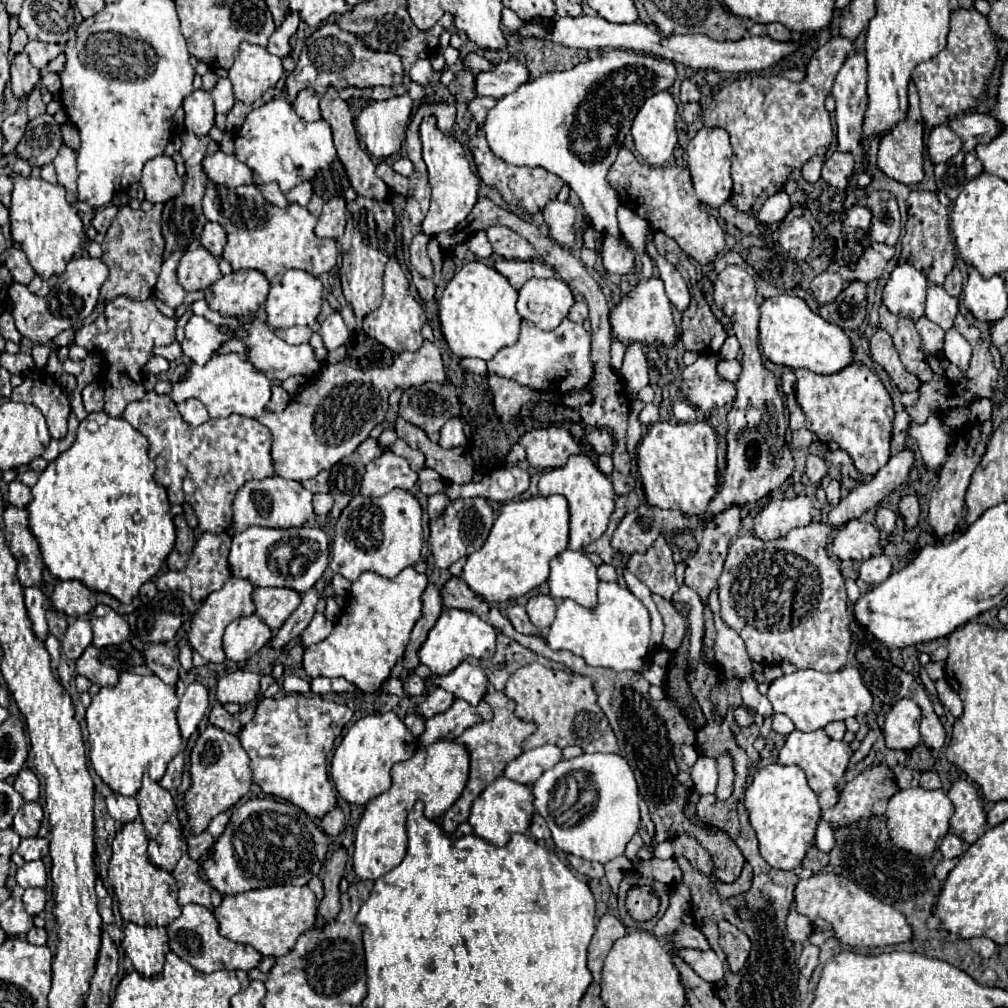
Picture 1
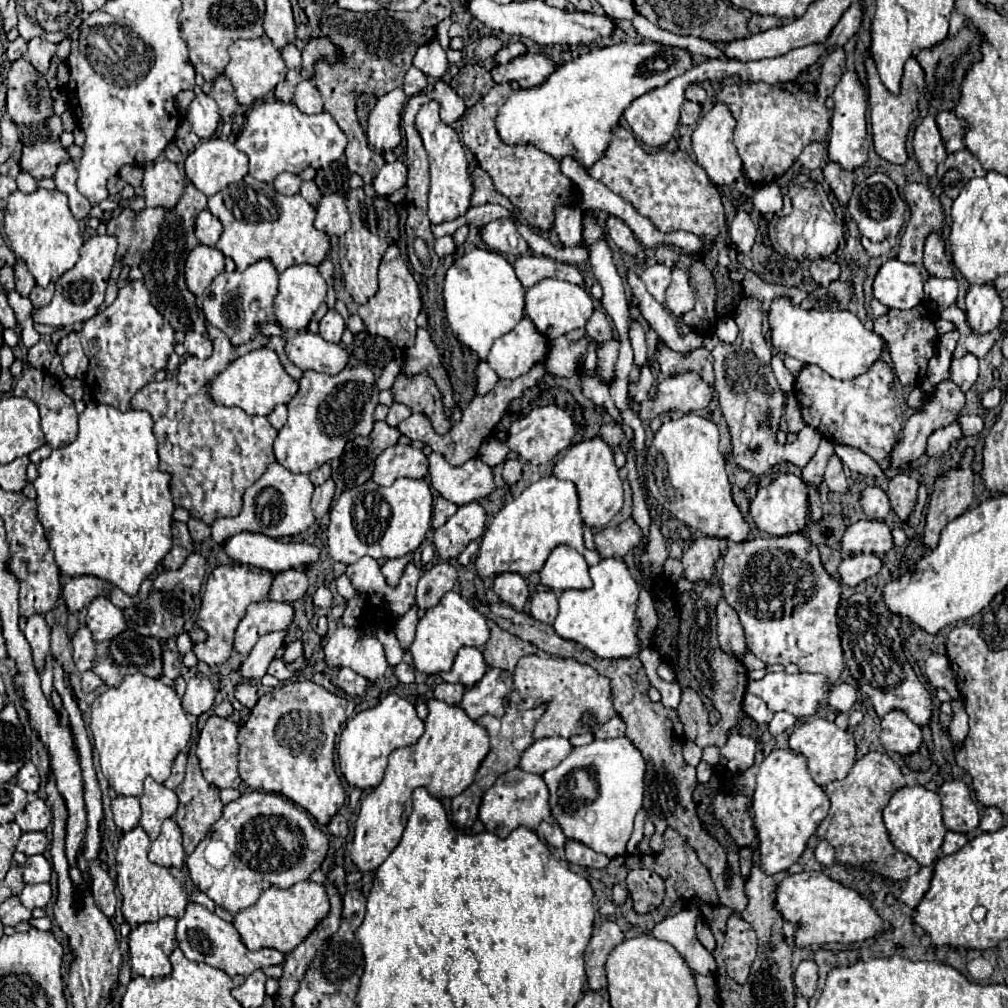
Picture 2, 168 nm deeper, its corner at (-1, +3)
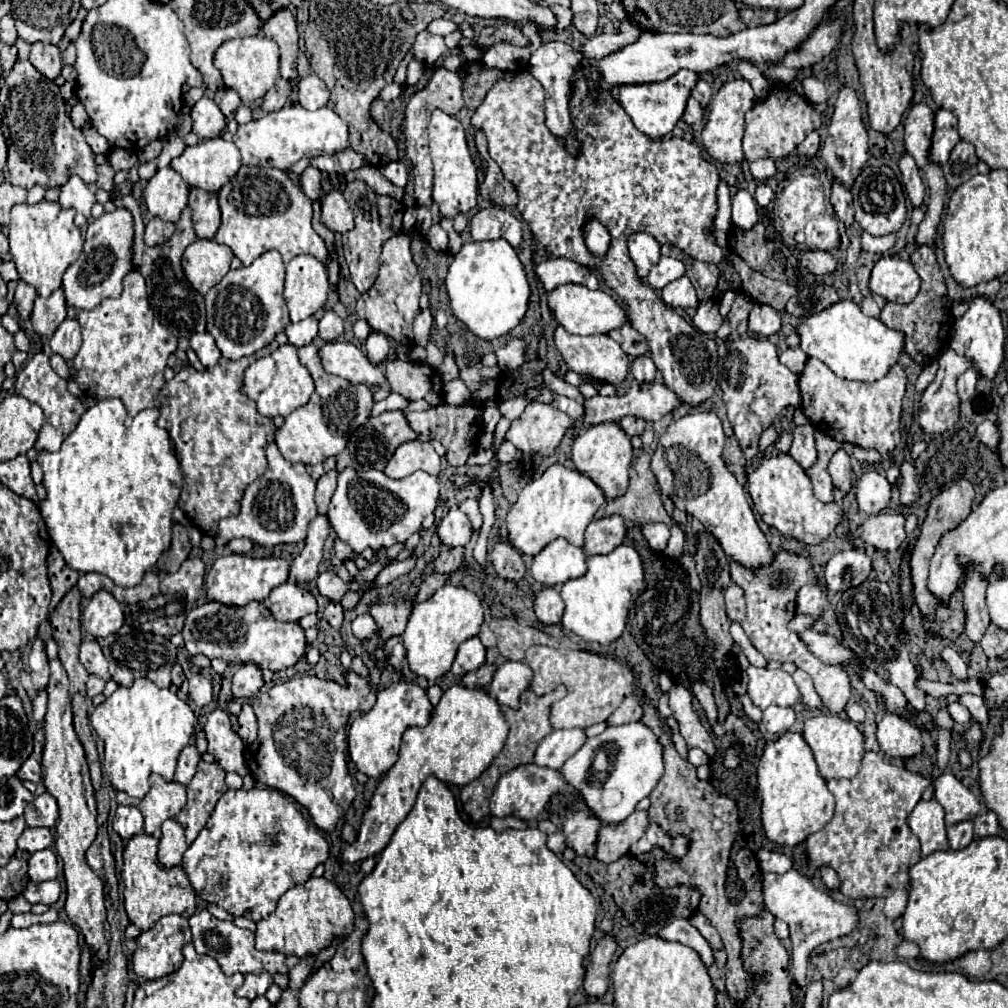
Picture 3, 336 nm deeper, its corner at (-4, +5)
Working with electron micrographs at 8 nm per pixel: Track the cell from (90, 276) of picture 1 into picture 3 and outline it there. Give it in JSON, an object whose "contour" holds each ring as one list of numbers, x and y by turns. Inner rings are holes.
{"contour":[[115,208,95,218,85,232,85,246,75,264,63,274,63,292,67,304,83,310,95,308,103,298,119,298,123,290,123,278,133,270,133,214,127,208]]}

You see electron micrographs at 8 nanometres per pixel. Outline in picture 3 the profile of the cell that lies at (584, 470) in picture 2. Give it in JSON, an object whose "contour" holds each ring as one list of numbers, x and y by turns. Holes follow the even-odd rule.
{"contour":[[603,422,597,426,589,426,575,438,573,444,573,462,579,472,585,472,609,500,625,494,629,486,629,466,633,460,633,446,629,436,621,430,617,422]]}

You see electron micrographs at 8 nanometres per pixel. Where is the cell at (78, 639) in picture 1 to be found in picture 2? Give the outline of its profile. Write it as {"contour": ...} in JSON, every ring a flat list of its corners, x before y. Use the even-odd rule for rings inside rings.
{"contour":[[80,626,78,632,72,636,72,656,76,662,76,668,80,672,86,672,94,666,96,656,96,644,90,636,90,630,86,626]]}

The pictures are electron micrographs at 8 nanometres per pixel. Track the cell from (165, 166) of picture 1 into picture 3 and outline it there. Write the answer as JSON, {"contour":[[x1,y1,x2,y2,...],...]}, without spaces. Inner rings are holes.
{"contour":[[171,166,157,170,145,188,147,210,165,222,177,222,187,206,187,196,189,186]]}

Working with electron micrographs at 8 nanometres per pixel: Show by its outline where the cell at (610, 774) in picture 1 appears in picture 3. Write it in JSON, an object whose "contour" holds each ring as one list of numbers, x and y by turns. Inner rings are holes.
{"contour":[[641,720,629,722,625,726,607,726,607,730,603,734,599,734,595,738,587,738,583,748,579,752,575,752,563,764,561,774,565,776,565,780,569,784,579,788,579,792,583,794,583,800,597,814,597,818,601,822,621,824,635,810,637,802,641,798,649,796,651,790,657,786,657,782,663,774,663,746,661,746,657,734,653,734,653,730,649,730,649,726,645,726]]}

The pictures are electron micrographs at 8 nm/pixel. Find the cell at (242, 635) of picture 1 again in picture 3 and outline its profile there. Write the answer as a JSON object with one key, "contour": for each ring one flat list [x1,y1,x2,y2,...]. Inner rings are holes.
{"contour":[[285,582,277,586,265,600,265,606,281,622,299,620,311,612,317,612,315,596,305,586,299,586,295,582]]}

